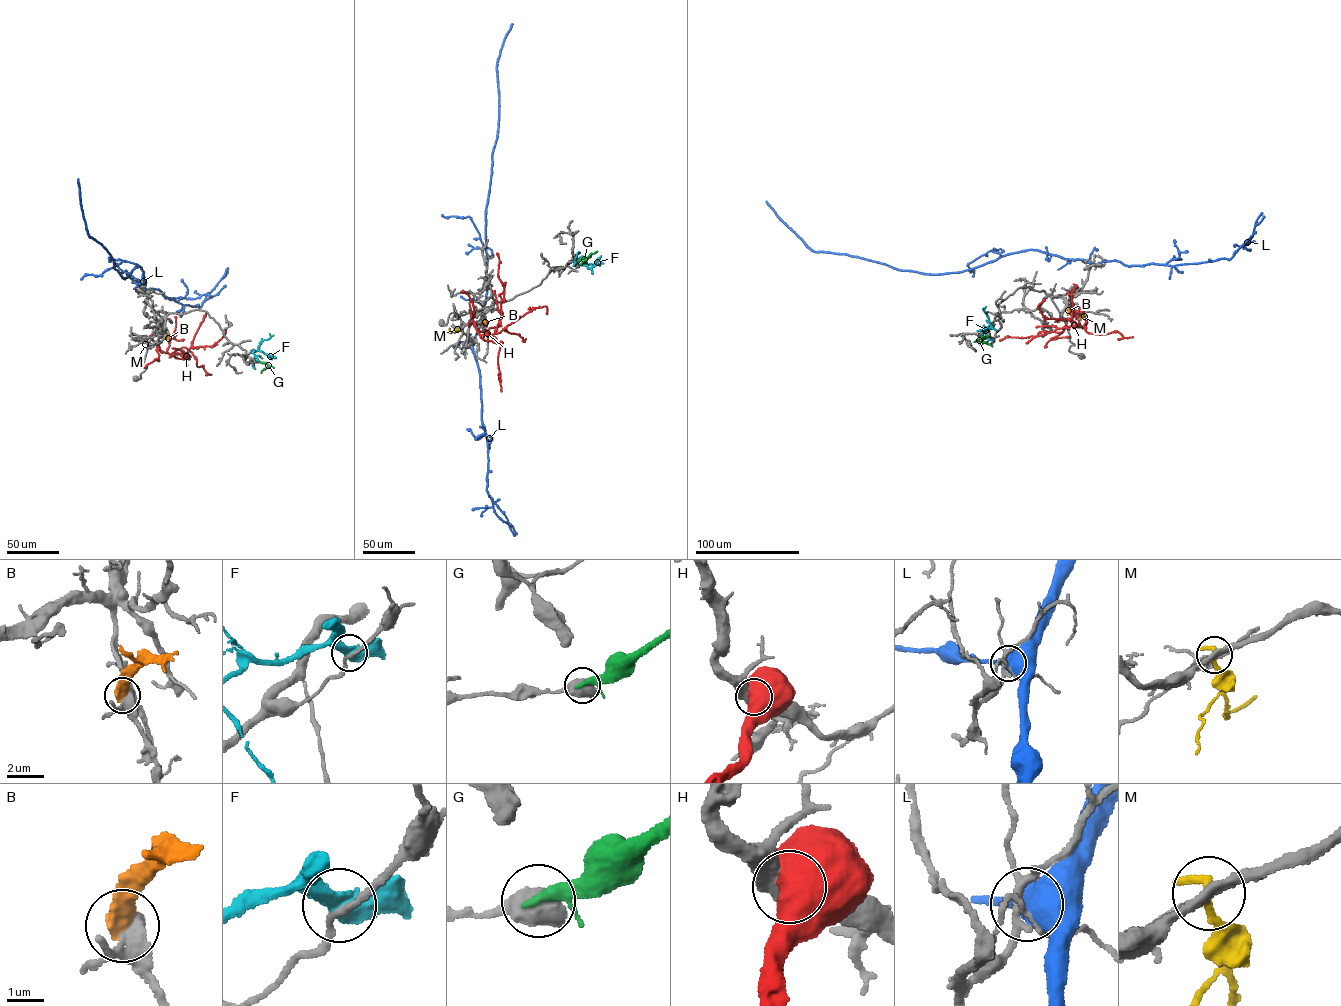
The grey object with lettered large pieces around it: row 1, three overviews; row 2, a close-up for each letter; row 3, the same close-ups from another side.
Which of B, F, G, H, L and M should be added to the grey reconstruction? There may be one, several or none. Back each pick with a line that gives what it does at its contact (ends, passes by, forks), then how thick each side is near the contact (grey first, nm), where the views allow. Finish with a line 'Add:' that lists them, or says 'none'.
Add: none

